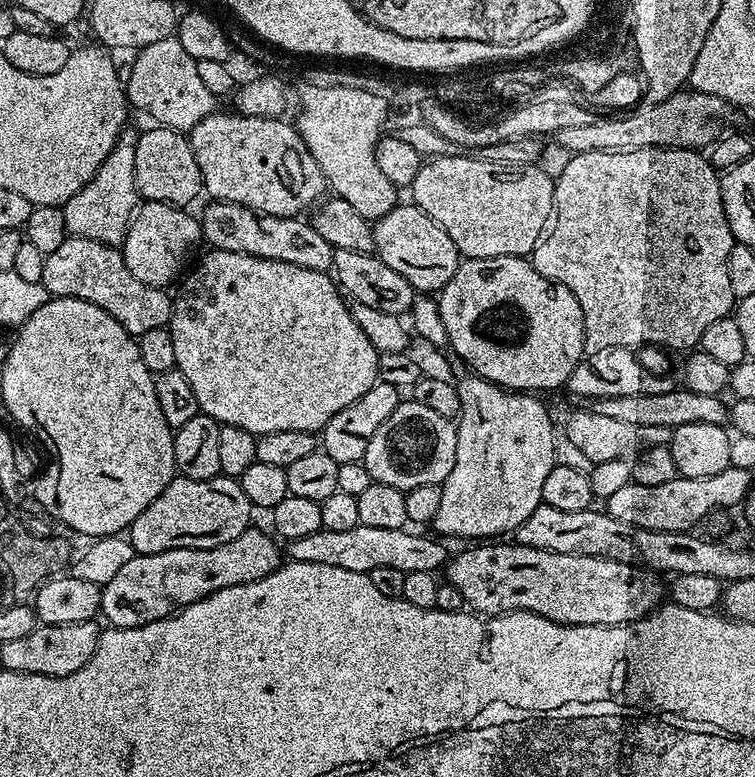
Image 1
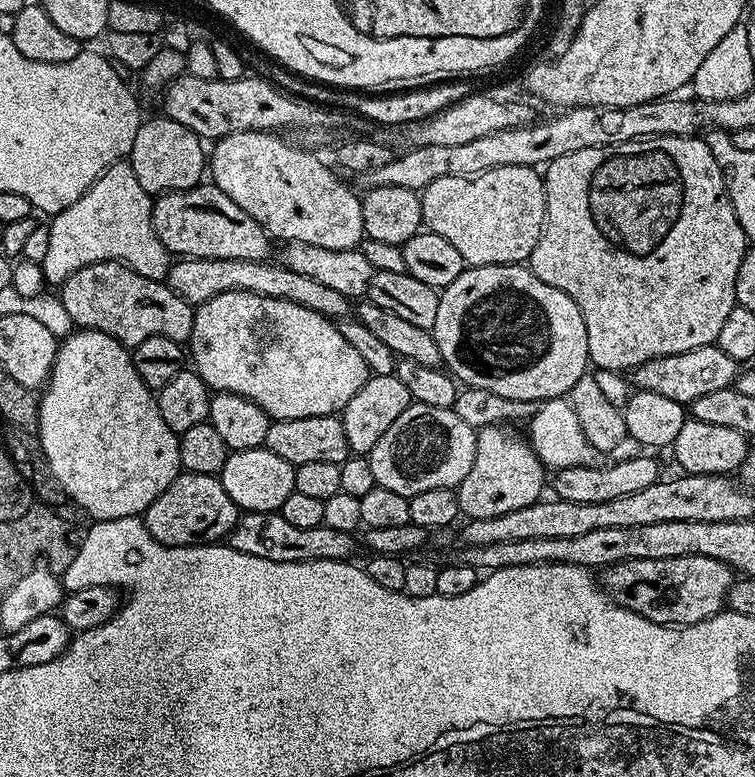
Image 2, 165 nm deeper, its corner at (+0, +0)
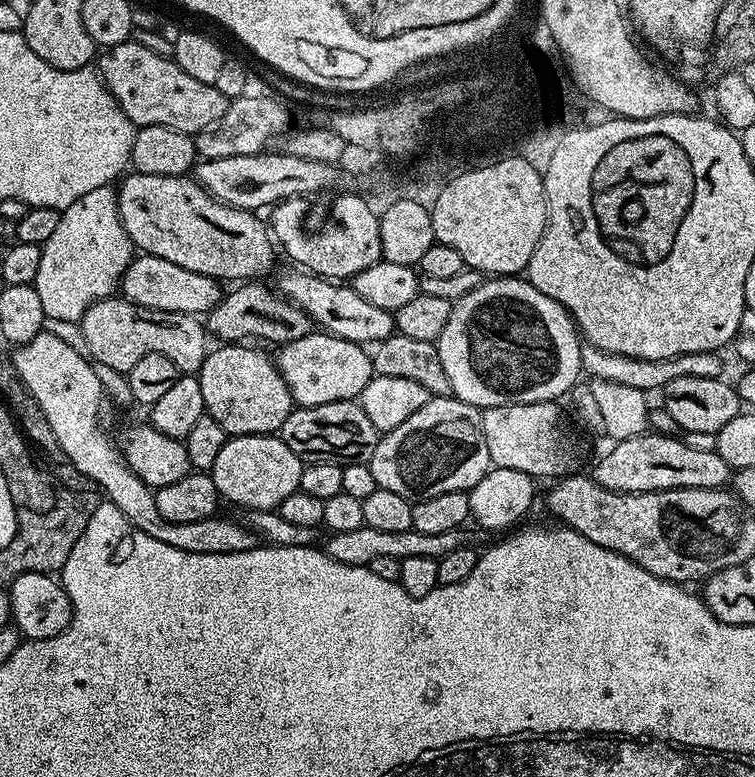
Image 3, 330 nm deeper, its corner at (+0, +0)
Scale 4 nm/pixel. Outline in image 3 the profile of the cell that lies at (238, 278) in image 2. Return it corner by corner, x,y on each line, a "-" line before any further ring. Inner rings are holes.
147,254
137,255
133,259
130,267
124,271
118,288
123,299
143,308
195,317
208,313
222,295
221,281
215,280
213,276
194,274
194,270
186,270
186,266
177,266
174,262
166,262
166,258

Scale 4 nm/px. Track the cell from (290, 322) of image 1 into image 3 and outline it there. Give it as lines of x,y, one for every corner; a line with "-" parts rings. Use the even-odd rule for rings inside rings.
312,330
308,335
283,345
274,359
280,377
286,382
299,407
322,406
326,402
356,400
374,375
371,355
361,345
329,336
327,331

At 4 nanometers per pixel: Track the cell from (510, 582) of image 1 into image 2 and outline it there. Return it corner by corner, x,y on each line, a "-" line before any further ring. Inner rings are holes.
705,556
624,560
602,572
602,587
615,604
650,622
669,626
697,624
717,616
725,607
733,583
733,568
726,566
726,562
718,562
718,558

